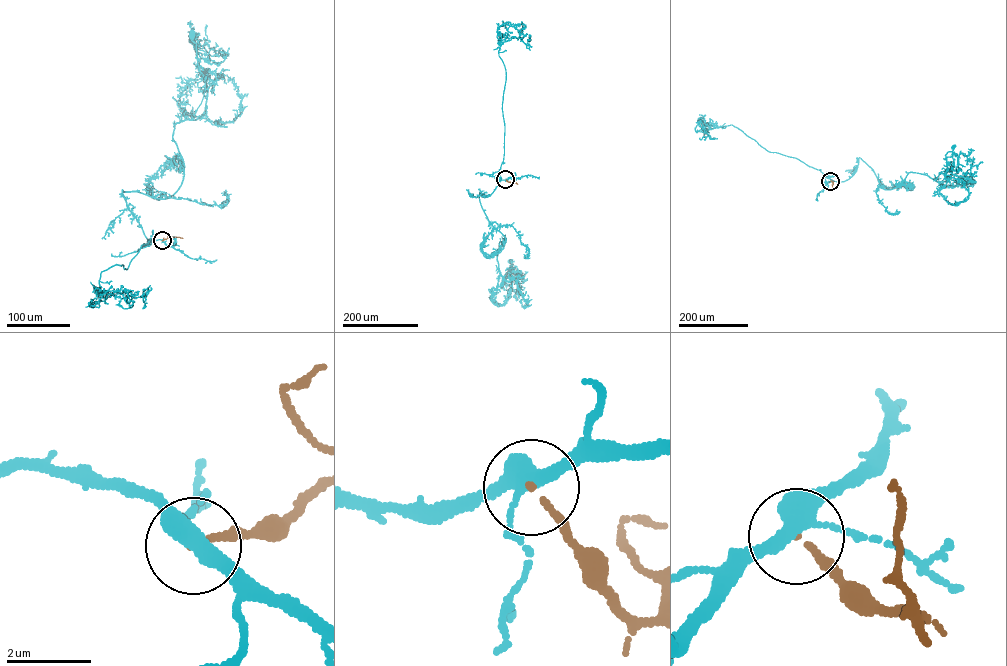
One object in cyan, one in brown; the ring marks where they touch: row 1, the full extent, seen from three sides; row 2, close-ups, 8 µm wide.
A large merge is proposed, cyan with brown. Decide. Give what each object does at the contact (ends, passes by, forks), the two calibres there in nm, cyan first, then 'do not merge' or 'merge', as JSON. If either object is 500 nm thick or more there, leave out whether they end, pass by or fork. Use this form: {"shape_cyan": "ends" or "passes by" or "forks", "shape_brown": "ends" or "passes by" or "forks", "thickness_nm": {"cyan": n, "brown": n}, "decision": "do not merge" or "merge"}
{"shape_cyan": "forks", "shape_brown": "ends", "thickness_nm": {"cyan": 360, "brown": 130}, "decision": "do not merge"}

